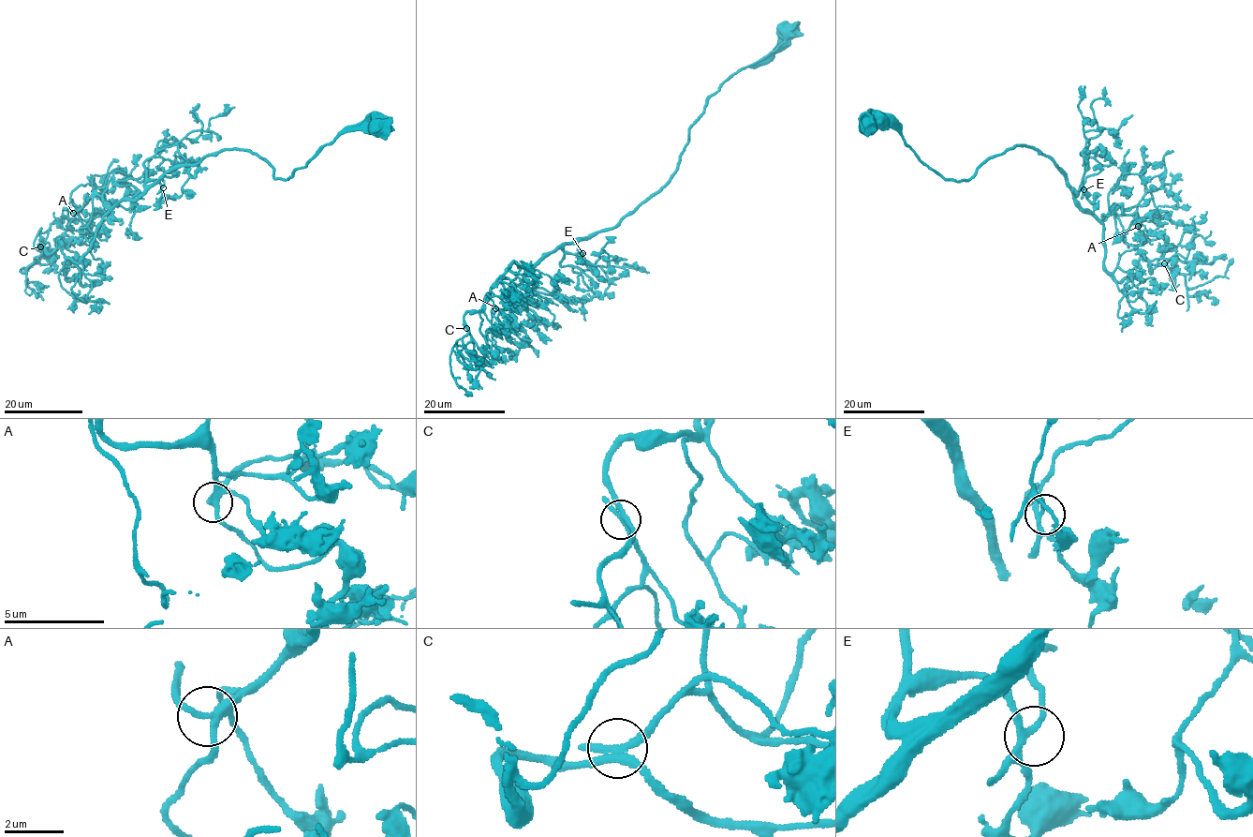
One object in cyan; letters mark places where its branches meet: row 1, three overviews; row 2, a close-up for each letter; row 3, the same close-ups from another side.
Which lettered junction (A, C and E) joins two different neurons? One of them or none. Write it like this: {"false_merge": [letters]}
{"false_merge": []}

